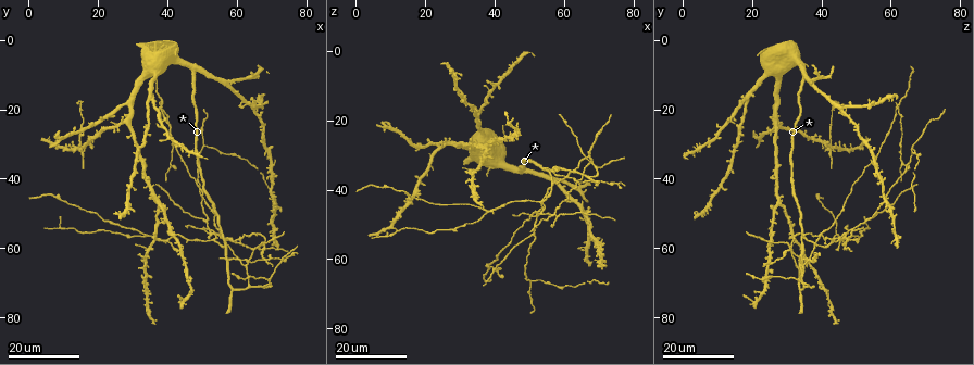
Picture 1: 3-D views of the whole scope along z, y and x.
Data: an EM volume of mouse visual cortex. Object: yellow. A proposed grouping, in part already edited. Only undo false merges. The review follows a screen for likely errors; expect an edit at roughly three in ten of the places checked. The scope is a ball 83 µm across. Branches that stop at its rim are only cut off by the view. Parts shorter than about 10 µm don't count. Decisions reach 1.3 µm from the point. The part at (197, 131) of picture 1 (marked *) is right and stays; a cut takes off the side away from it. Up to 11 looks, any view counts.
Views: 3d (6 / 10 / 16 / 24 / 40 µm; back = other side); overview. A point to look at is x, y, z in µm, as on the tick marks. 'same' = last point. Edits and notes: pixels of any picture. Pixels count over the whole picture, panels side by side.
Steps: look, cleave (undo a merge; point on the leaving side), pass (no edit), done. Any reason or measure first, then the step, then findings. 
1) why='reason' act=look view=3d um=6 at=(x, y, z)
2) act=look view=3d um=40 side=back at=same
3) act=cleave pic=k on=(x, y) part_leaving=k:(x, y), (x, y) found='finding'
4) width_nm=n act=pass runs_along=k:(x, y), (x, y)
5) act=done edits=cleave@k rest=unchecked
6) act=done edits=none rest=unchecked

why='two arms in line, one across' act=look view=3d um=16 at=(37.0, 57.5, 47.0)

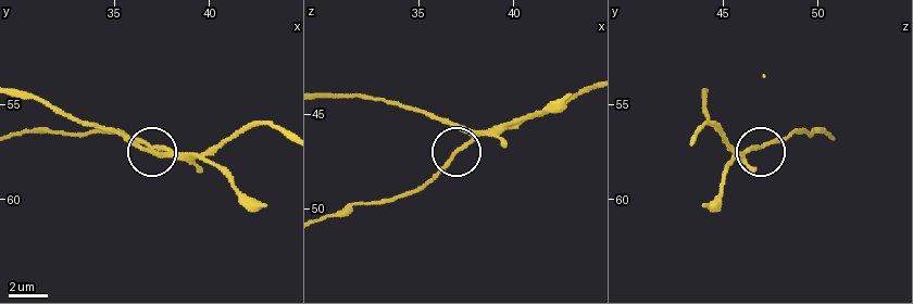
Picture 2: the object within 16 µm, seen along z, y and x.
act=look view=3d um=10 at=(37.7, 57.5, 46.4)

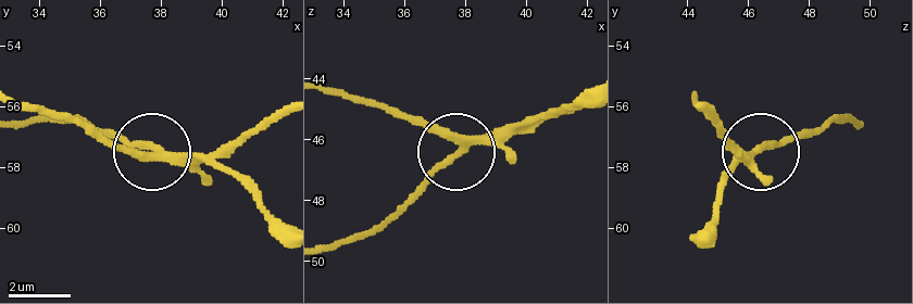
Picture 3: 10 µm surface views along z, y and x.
why='from behind' act=look view=3d um=10 side=back at=(37.7, 57.4, 46.5)

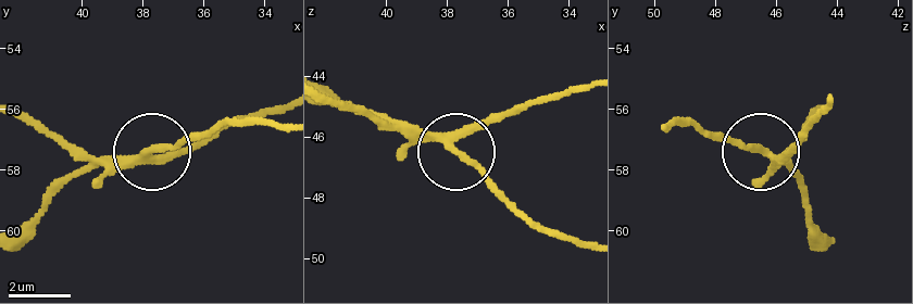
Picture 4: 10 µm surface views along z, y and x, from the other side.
width_nm=230 act=pass runs_along=4:(22, 117), (99, 154), (153, 154), (205, 138) found='continuous, no second neuron'

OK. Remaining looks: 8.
why='four arms meet' act=look view=3d um=24 at=(61.0, 63.0, 36.5)

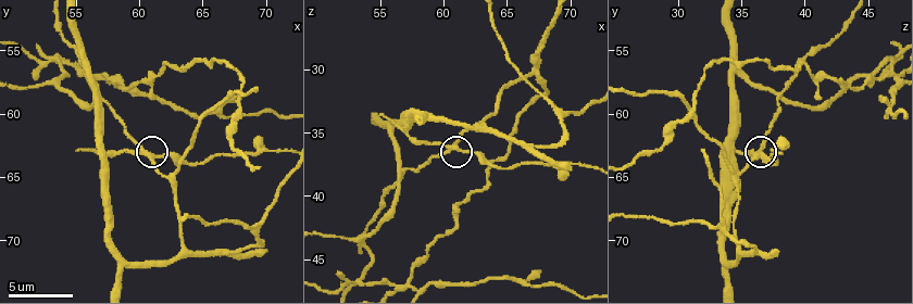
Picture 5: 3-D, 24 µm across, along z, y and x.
why='zoom in' act=look view=3d um=10 at=(61.2, 63.4, 36.2)

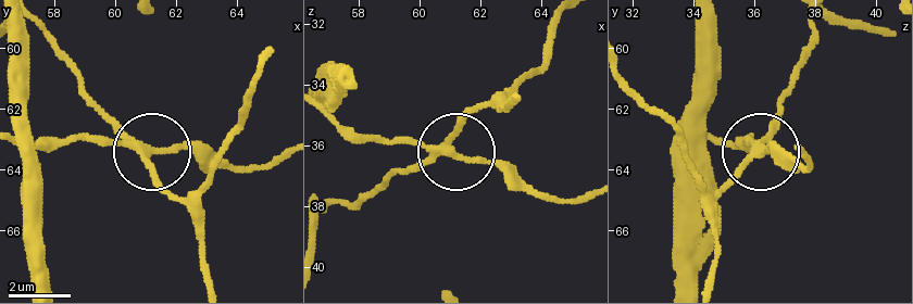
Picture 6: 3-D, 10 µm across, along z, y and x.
act=look view=3d um=6 at=(61.0, 63.4, 36.2)

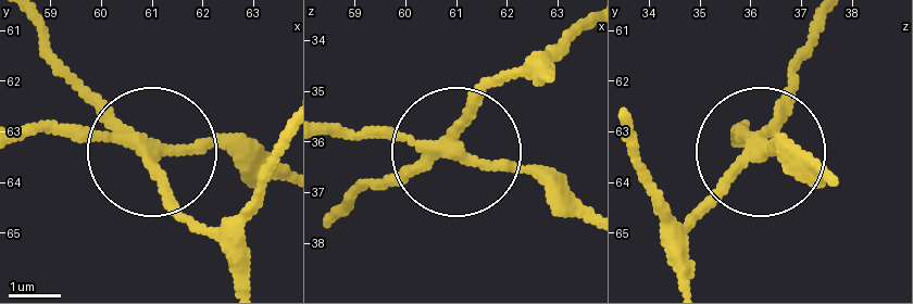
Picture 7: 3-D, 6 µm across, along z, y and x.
arms=4 act=cleave pic=7 on=(216, 140) part_leaving=7:(457, 147), (557, 177), (583, 198) found='a second neuron is stuck on'

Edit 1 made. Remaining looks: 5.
why='four arms meet' act=look view=3d um=6 at=(56.6, 58.6, 38.0)

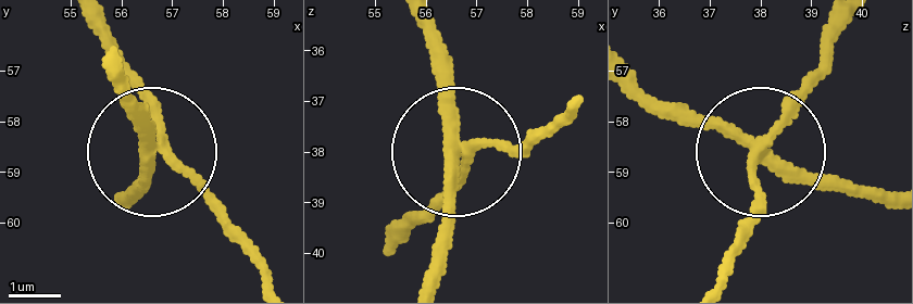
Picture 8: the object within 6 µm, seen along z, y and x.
width_nm=230 act=pass runs_along=8:(421, 29), (454, 141), (520, 146), (554, 132) found='all the same neuron'

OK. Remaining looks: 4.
why='branch point' act=look view=3d um=16 at=(50.5, 30.5, 66.0)

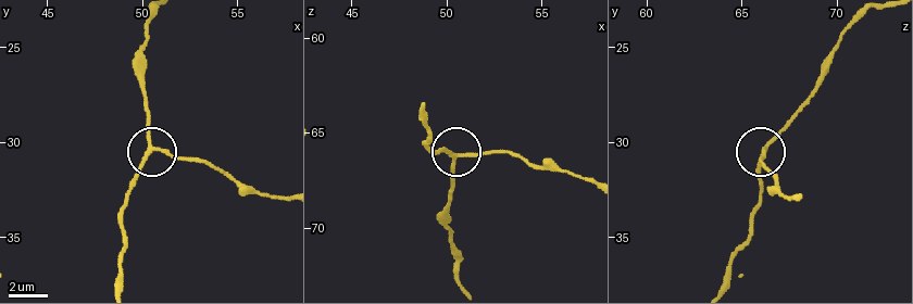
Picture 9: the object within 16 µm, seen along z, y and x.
why='closer look' act=look view=3d um=10 at=(50.5, 30.2, 66.1)

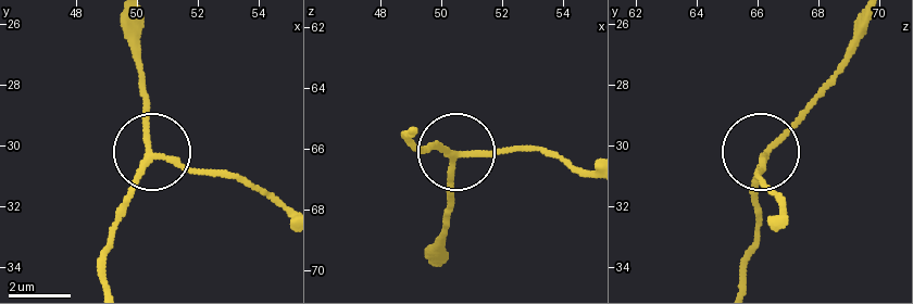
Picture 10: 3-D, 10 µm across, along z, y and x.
arms=3 act=pass runs_along=10:(103, 280), (124, 194), (150, 148), (150, 96) found='one neuron here'

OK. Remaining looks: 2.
why='four arms meet' act=look view=3d um=24 at=(38.0, 19.5, 62.0)

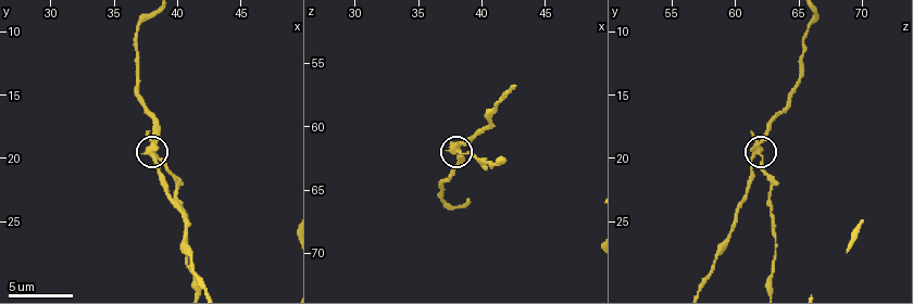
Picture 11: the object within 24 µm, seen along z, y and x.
act=look view=3d um=10 at=(38.0, 19.2, 62.0)

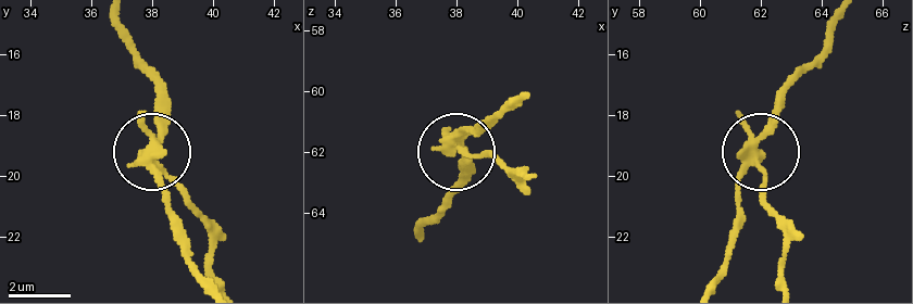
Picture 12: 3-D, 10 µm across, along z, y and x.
arms=4 act=cleave pic=12 on=(182, 189) part_leaving=12:(753, 157), (783, 241), (783, 280) found='two neurons meet here'

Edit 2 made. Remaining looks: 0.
act=done edits=cleave@7,cleave@12 rest=unchecked

